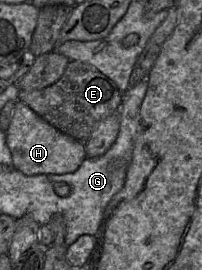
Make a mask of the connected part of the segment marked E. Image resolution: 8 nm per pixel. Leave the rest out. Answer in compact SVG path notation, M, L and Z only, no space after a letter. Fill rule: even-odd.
M70 61L58 81L39 90L19 90L18 100L61 133L85 143L98 122L118 113L122 93L111 79L94 66Z

